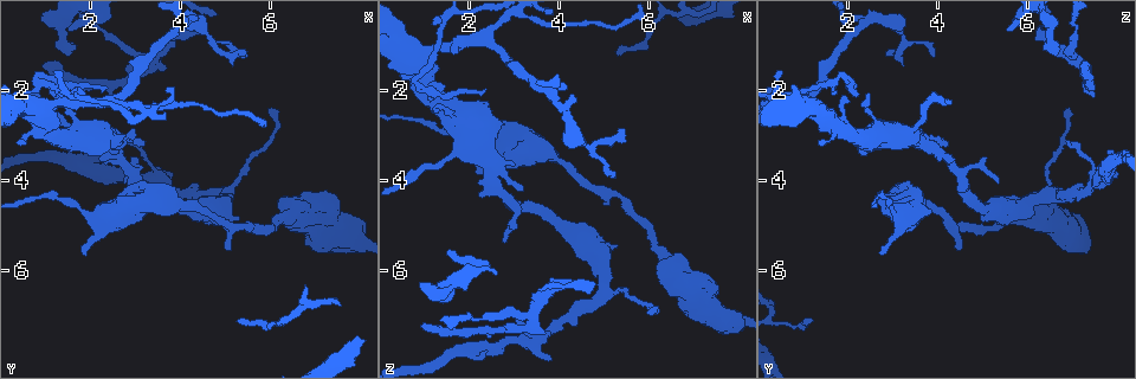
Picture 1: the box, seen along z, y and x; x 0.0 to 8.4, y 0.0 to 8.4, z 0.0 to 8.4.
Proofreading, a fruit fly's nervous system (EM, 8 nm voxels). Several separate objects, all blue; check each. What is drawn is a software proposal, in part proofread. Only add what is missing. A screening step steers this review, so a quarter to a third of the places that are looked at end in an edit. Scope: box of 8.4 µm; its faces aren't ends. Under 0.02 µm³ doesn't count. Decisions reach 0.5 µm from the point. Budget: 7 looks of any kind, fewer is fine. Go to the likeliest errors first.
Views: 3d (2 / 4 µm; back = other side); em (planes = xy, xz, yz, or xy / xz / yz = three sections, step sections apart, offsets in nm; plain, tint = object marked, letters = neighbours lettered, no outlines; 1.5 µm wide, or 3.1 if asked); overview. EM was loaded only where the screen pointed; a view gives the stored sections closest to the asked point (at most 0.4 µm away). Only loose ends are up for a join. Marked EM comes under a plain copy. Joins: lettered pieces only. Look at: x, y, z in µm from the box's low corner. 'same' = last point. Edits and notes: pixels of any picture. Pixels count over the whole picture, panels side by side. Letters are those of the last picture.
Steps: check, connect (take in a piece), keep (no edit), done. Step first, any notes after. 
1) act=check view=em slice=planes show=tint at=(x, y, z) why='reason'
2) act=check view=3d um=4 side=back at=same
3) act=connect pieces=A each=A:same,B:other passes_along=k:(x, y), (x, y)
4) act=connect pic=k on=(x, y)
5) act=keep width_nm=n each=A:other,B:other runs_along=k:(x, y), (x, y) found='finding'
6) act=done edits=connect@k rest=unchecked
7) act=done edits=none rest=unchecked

act=check view=em slice=xz step=8 show=tint at=(0.95, 1.40, 7.25) why='end of a long branch'

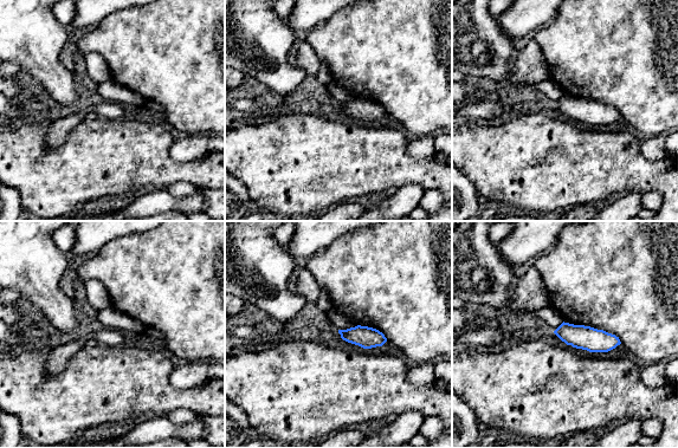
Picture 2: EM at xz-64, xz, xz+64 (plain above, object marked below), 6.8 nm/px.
act=check view=em slice=planes show=letters at=same

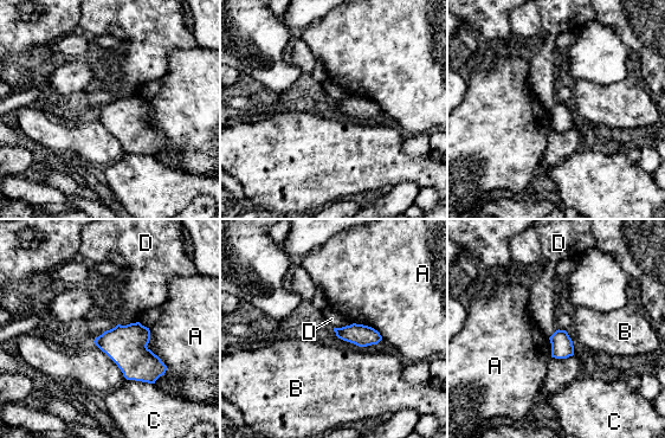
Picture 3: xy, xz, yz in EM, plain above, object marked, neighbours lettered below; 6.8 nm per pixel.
act=keep each=A:other,B:other,C:other,D:other border=3:(353, 323), (334, 328) found='no lettered piece goes on from it'

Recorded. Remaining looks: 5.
act=check view=3d um=4 at=(1.45, 0.65, 5.65) why='free end'

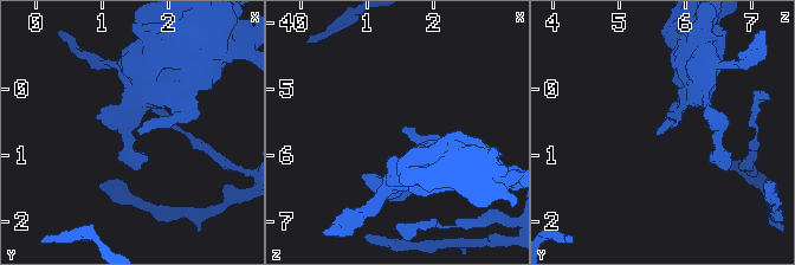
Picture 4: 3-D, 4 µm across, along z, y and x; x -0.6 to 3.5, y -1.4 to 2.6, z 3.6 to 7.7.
act=check view=em slice=planes show=letters at=(1.50, 0.65, 5.65) why='now the EM'

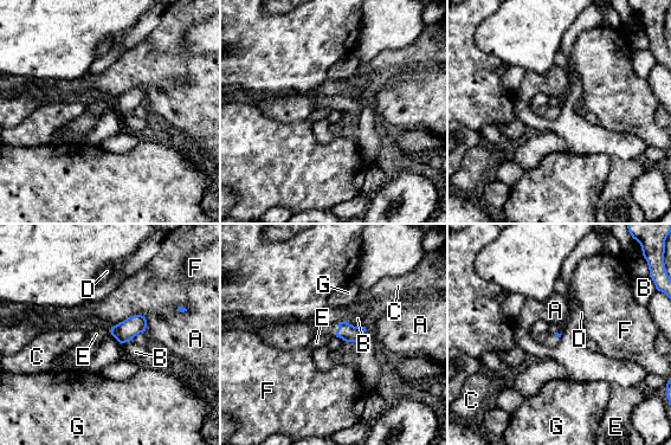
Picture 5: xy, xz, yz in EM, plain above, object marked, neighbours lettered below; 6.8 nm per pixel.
act=keep each=A:other,B:other,C:other,D:other,E:other,F:other,G:other border=5:(110, 331), (121, 343) found='none of them fits'

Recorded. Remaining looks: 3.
act=check view=3d um=2 at=(1.85, 5.60, 2.80) why='tapers out'

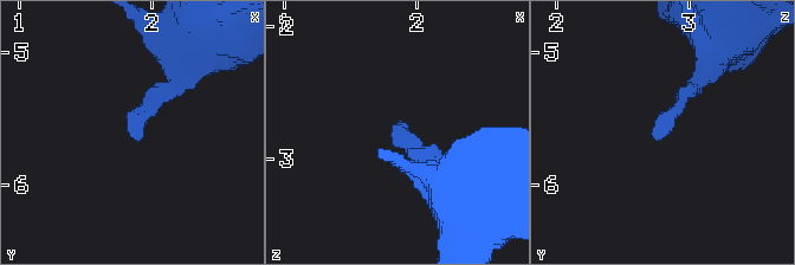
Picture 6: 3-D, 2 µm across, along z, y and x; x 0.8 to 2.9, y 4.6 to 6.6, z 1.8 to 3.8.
act=check view=em slice=xy step=8 show=letters at=(1.84, 5.62, 2.74) why='need the tissue'

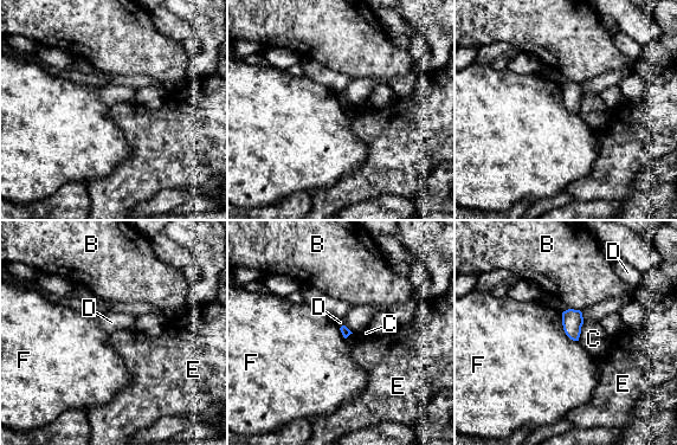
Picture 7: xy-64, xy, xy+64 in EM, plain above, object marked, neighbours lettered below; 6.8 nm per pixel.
act=keep each=B:other,C:other,D:other,E:other,F:other found='no lettered piece goes on from it'

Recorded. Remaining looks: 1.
act=done edits=none rest=unchecked

